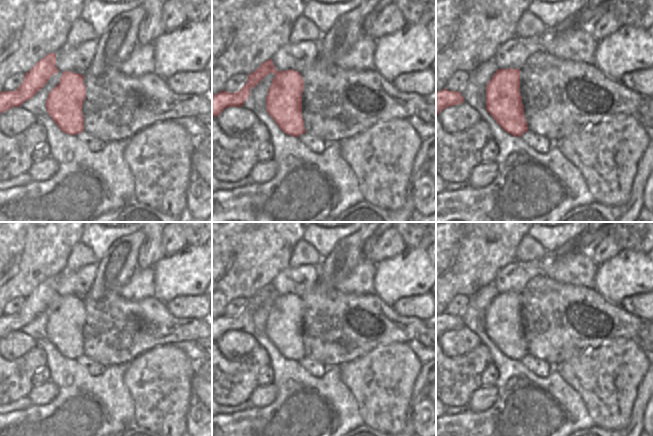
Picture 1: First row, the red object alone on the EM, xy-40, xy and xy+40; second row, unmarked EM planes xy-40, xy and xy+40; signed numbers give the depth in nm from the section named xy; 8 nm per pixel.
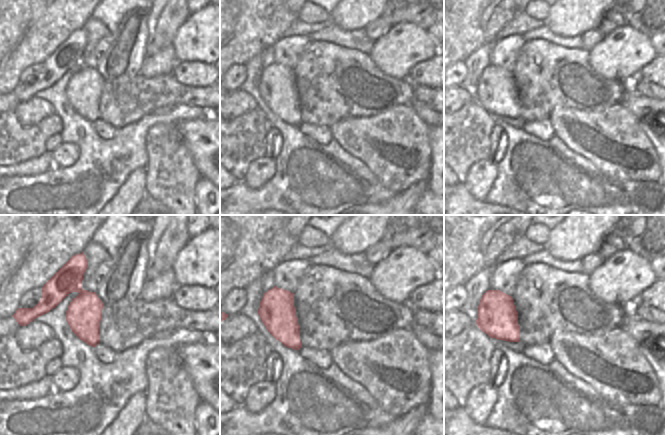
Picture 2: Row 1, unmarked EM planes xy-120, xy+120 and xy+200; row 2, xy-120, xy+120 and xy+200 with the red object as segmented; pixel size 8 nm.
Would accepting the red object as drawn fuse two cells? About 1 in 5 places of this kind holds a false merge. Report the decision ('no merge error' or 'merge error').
no merge error

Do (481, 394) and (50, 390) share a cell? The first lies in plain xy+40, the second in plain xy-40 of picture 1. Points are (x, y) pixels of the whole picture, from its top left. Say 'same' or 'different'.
same

